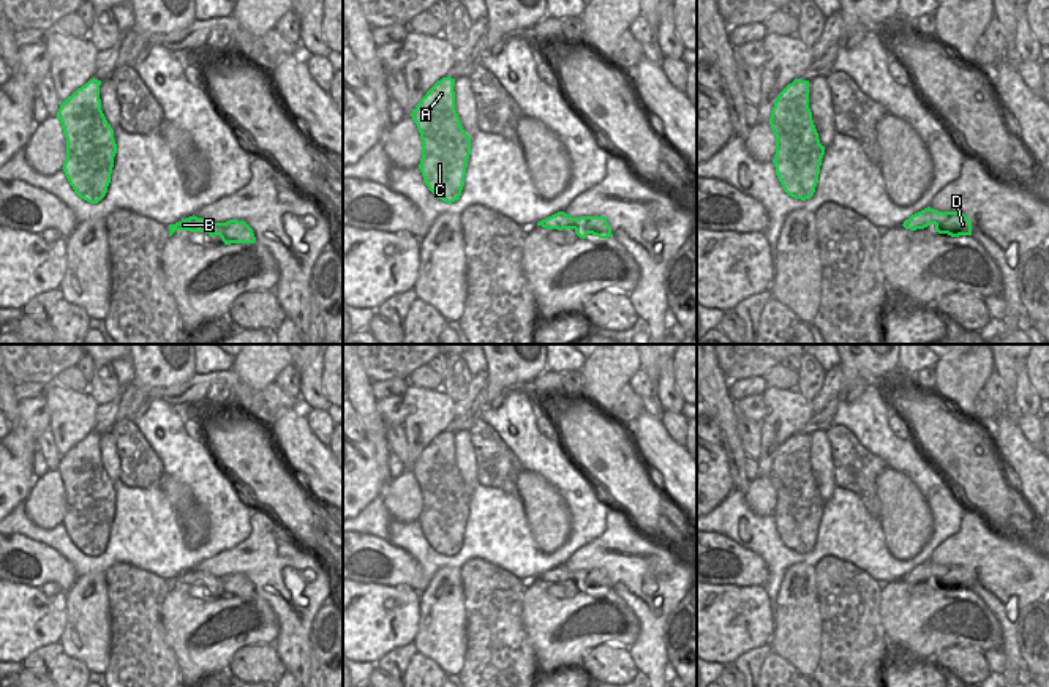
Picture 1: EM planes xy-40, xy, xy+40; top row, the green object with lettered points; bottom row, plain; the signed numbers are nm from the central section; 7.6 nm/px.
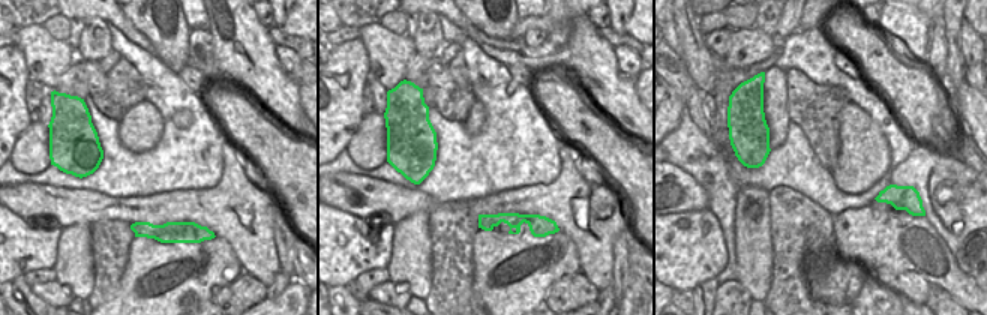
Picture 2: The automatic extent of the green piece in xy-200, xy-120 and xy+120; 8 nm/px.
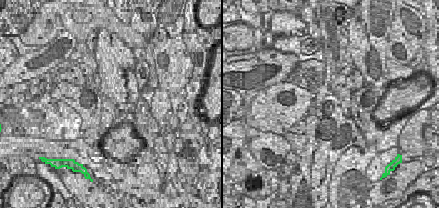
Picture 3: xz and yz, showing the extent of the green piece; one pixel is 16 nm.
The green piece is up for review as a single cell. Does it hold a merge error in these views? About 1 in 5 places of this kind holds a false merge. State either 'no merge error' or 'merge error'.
no merge error

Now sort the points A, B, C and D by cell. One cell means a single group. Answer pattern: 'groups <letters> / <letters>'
groups A B C D

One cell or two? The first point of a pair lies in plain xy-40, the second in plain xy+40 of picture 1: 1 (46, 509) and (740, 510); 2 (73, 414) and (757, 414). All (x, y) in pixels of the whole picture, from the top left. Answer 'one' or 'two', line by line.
1: two
2: two

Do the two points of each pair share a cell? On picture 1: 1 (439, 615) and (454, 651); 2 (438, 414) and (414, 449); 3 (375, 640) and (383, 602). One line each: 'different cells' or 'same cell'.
1: same cell
2: same cell
3: same cell

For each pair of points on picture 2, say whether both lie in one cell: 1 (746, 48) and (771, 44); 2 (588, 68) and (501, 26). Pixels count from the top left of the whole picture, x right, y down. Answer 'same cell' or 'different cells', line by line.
1: same cell
2: different cells

